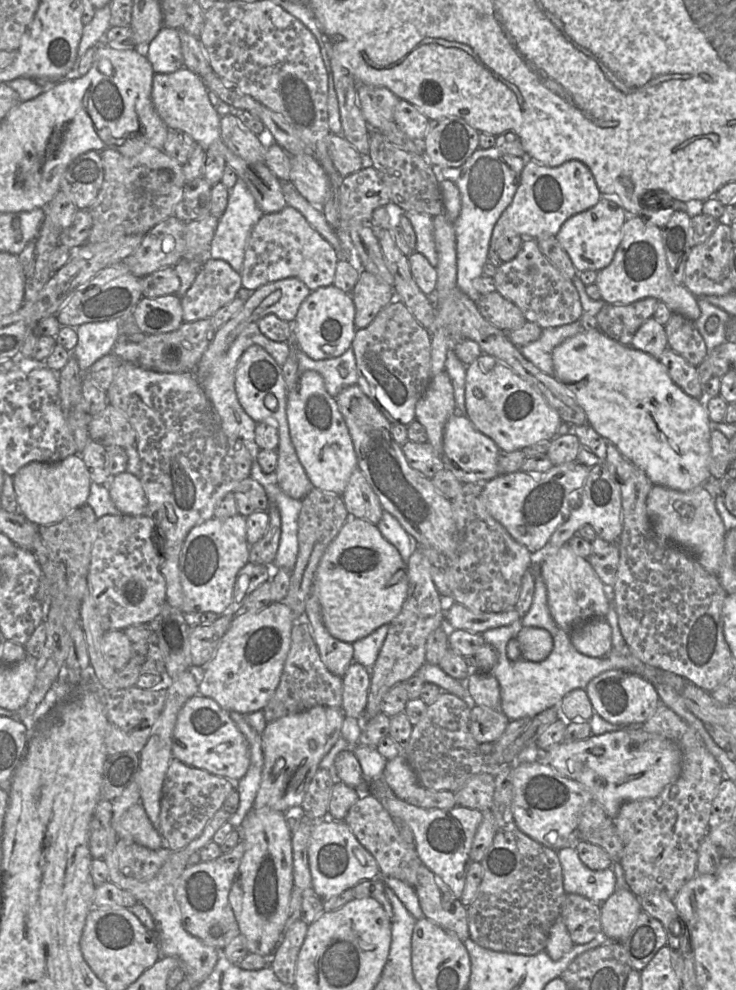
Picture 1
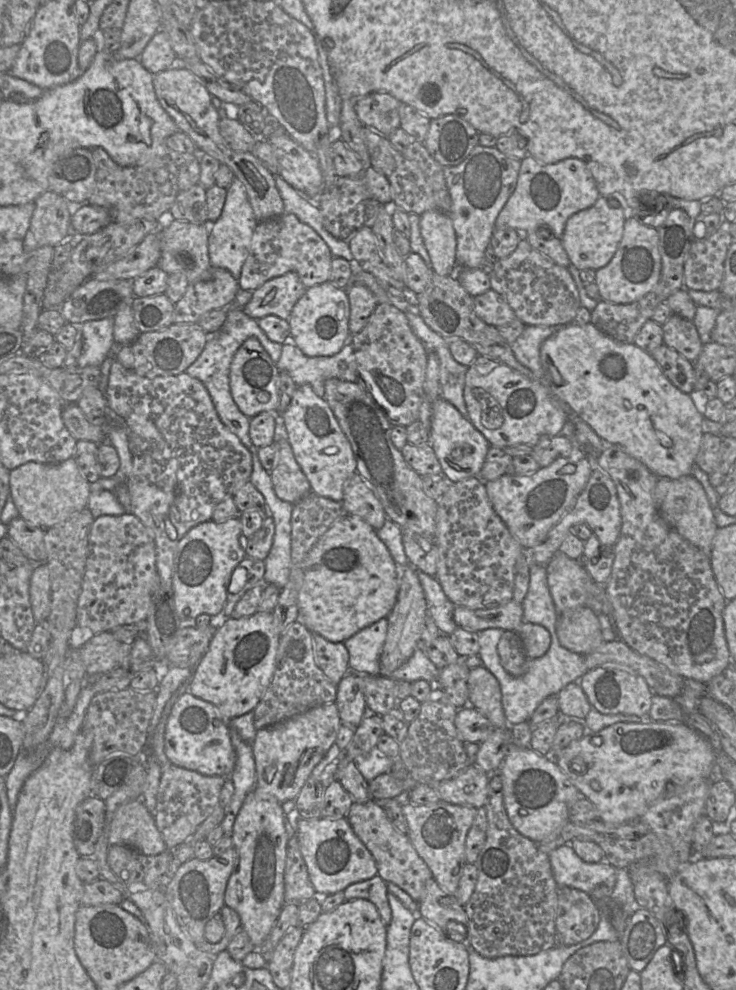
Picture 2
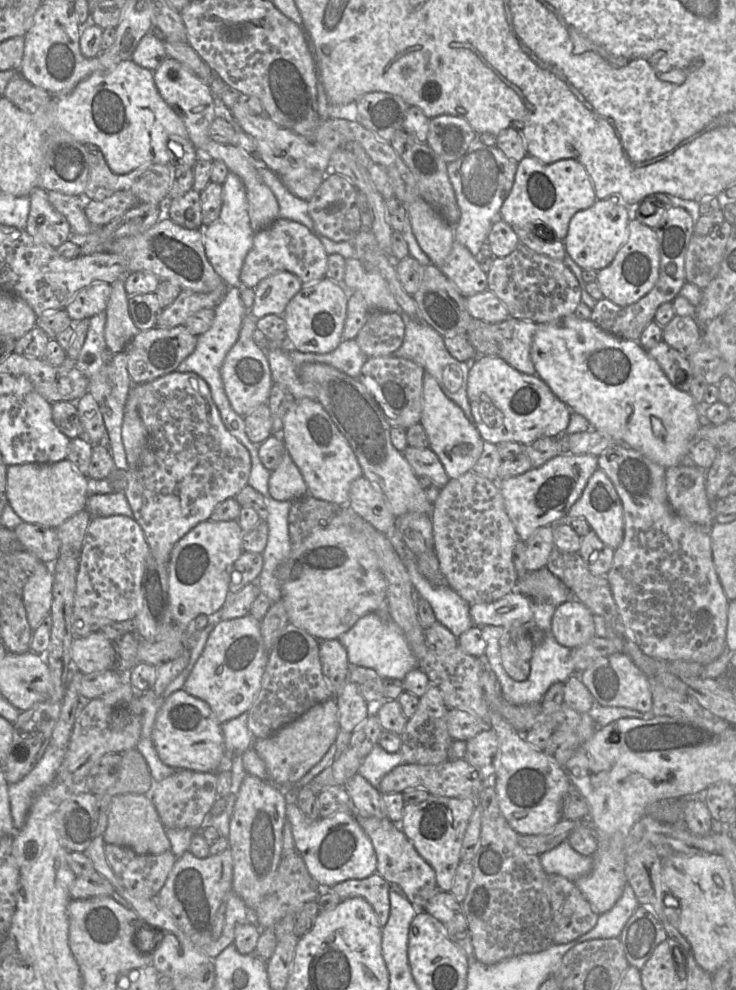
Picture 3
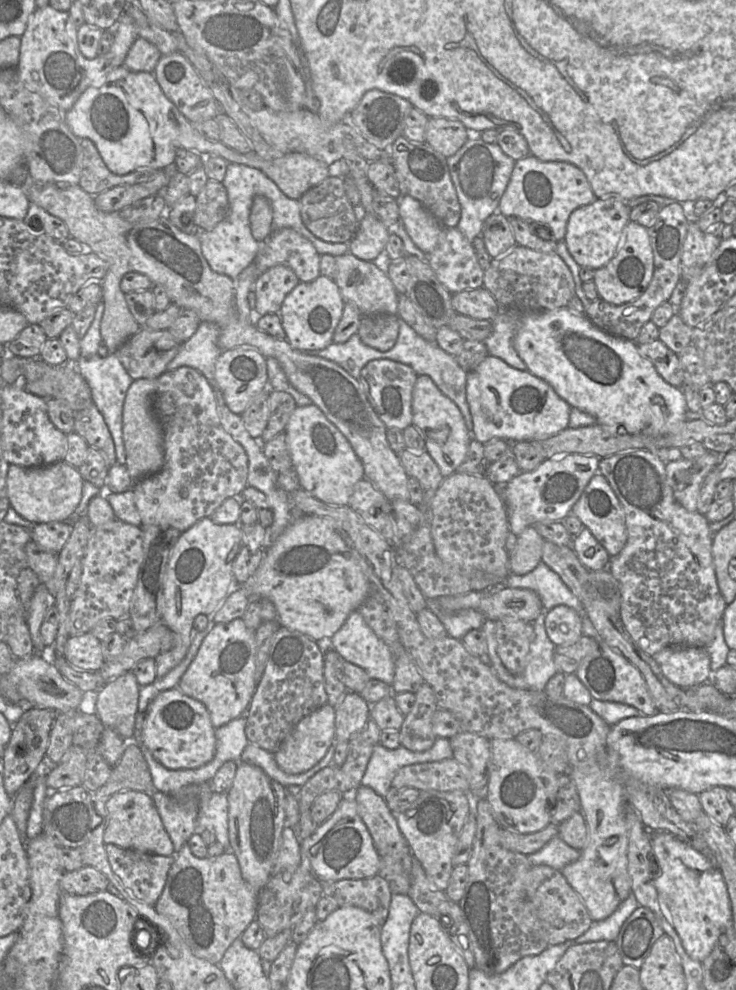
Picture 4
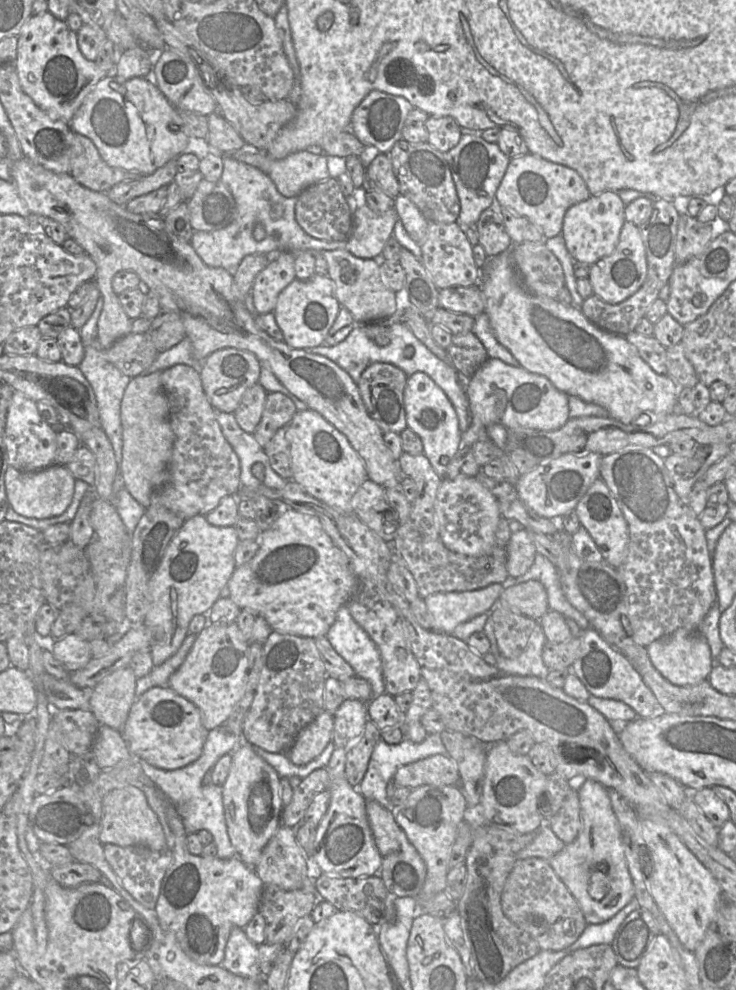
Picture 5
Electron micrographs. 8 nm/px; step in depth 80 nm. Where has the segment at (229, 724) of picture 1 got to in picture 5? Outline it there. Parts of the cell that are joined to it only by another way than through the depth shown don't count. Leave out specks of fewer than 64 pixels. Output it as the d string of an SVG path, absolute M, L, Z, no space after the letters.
M168 686L151 688L138 697L131 707L122 731L123 738L132 755L163 770L180 769L196 761L202 754L208 733L209 731L202 724L199 709Z

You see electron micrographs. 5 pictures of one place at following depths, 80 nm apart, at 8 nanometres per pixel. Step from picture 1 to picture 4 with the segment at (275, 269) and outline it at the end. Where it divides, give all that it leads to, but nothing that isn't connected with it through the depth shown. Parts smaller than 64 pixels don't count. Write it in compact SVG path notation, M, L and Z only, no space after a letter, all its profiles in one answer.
M282 228L272 232L261 243L253 263L258 270L258 275L273 266L282 265L293 270L300 282L311 282L320 276L320 257L321 255L307 238L292 228Z

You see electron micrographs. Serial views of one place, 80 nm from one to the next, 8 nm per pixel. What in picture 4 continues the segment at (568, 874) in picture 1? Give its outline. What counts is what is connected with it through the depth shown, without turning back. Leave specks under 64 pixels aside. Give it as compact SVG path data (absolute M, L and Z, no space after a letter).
M555 836L539 851L527 856L532 865L546 865L561 871L580 857L580 851L567 845L560 836Z

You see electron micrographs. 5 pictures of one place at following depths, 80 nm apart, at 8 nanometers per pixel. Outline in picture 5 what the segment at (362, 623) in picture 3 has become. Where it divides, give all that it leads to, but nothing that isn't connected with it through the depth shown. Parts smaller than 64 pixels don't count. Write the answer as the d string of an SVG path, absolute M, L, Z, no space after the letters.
M342 606L336 613L336 618L325 636L334 650L354 669L356 676L367 680L373 691L373 698L385 693L382 660L378 647L353 619L347 606Z

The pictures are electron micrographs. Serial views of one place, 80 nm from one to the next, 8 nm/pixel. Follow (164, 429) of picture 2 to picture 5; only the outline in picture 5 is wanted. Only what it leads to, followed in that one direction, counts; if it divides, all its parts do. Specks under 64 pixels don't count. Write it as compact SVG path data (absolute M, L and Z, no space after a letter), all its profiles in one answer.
M180 364L162 371L171 428L174 433L169 466L169 481L152 495L150 506L163 506L183 520L207 515L227 496L237 495L241 488L239 458L222 434L214 408L204 393L199 369Z

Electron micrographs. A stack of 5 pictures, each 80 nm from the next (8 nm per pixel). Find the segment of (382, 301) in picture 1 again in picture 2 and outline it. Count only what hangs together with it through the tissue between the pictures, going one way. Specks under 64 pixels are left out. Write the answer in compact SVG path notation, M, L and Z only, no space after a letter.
M350 284L346 289L350 312L348 328L351 335L362 330L378 305L374 294L362 284Z

